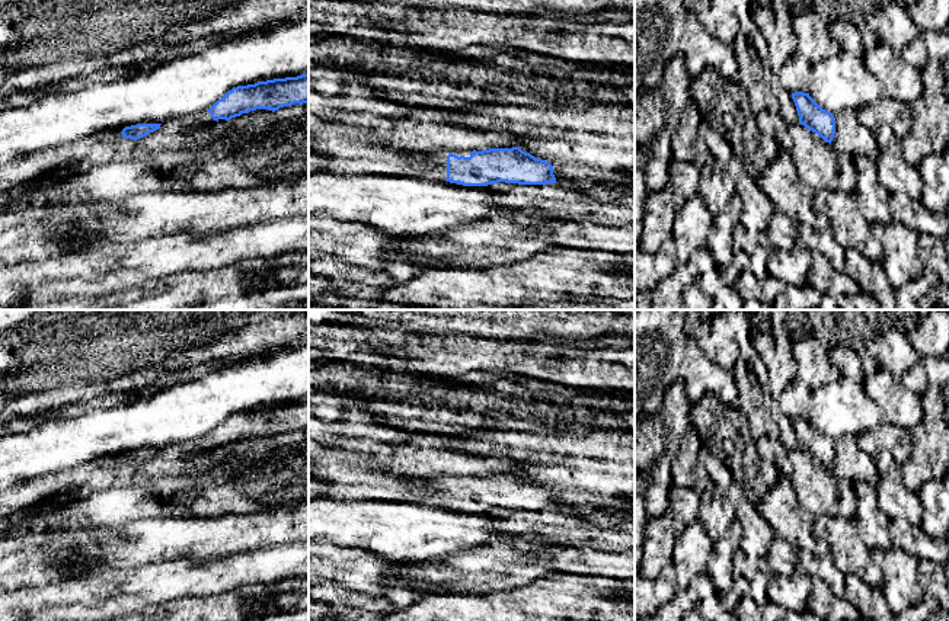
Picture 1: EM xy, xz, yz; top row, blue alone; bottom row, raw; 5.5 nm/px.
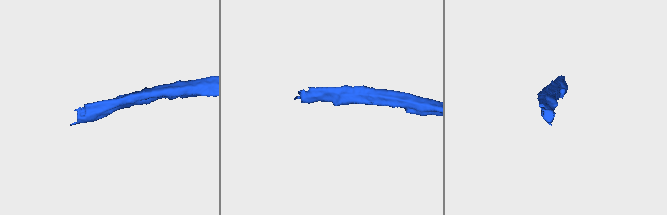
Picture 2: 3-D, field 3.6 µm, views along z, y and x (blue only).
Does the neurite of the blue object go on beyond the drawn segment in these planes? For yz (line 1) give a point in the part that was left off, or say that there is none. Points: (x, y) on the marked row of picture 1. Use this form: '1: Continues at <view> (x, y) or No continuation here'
1: No continuation here

